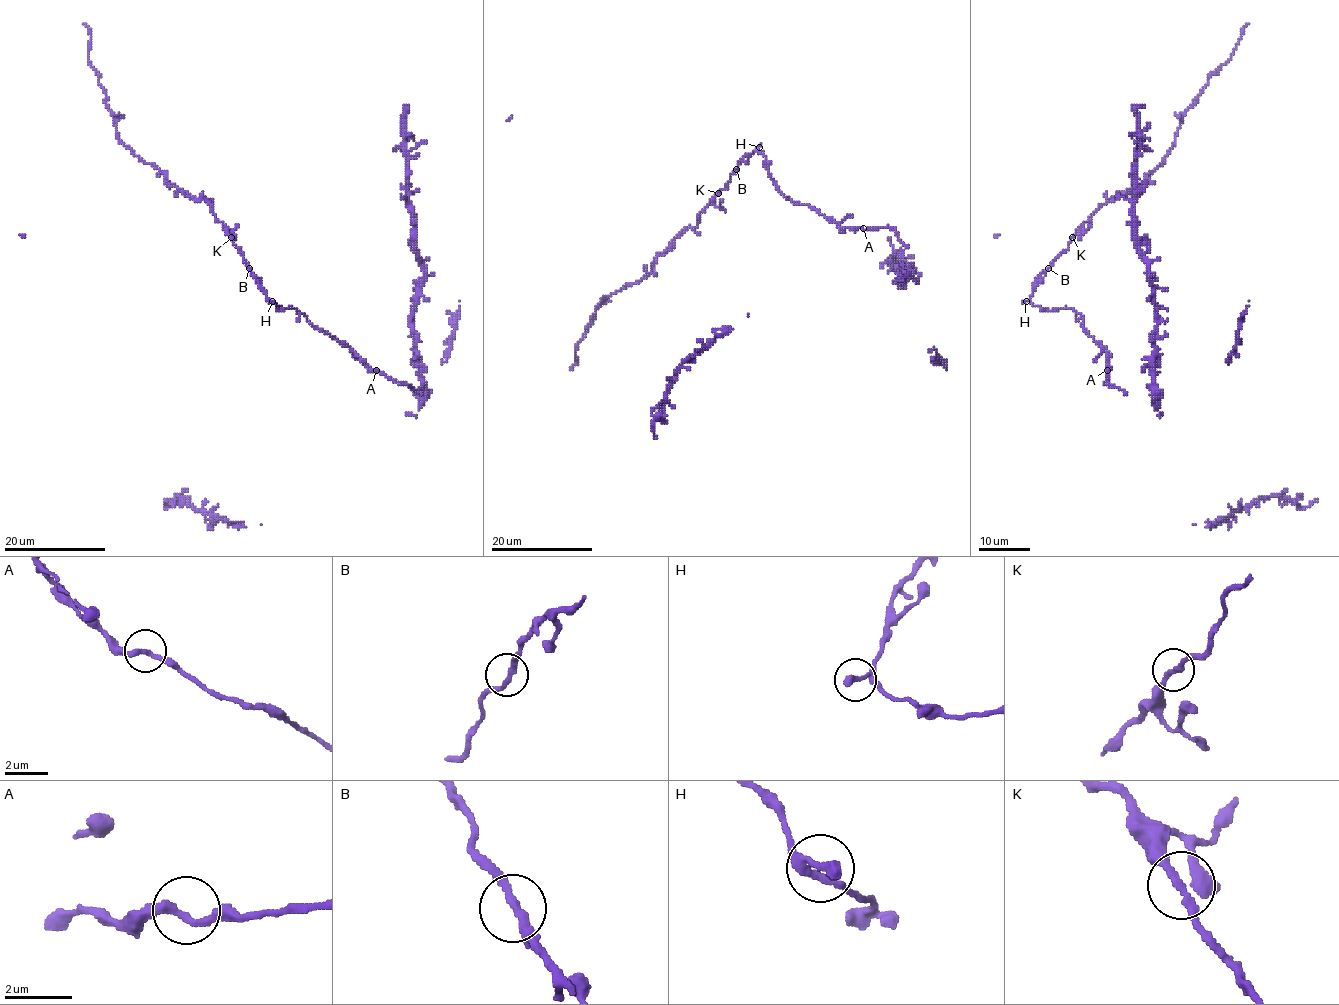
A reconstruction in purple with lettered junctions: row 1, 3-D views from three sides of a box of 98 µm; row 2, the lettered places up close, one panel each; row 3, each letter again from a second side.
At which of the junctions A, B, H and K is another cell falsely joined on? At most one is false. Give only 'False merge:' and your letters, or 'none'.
False merge: none

